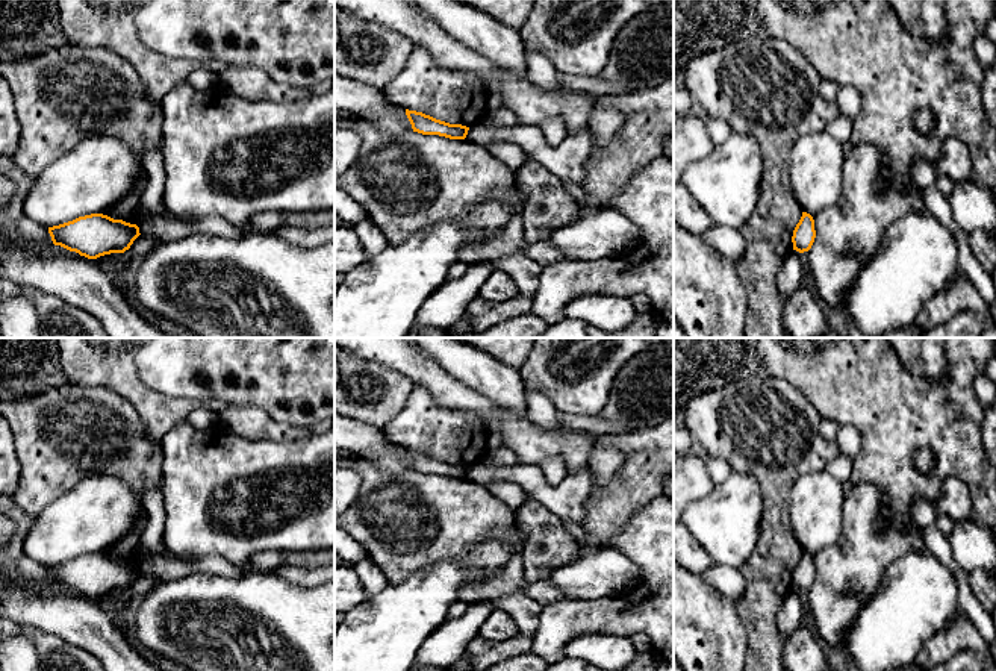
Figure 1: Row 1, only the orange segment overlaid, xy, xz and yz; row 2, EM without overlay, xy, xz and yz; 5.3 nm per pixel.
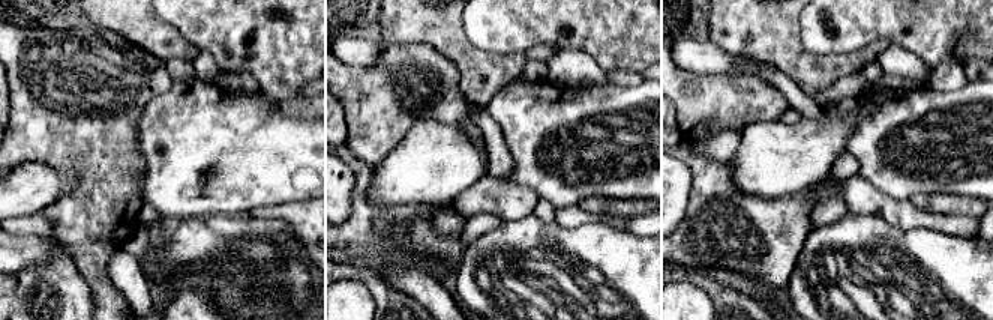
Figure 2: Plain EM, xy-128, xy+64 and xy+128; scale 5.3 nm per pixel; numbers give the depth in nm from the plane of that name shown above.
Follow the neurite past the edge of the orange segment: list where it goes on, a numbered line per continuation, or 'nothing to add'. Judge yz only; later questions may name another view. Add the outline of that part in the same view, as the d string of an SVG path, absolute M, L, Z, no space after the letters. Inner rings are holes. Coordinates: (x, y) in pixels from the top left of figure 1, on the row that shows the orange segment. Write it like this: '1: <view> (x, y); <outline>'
nothing to add

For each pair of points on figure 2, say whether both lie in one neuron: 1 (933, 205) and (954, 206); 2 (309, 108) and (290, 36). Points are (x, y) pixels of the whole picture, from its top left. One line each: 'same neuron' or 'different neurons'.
1: same neuron
2: different neurons

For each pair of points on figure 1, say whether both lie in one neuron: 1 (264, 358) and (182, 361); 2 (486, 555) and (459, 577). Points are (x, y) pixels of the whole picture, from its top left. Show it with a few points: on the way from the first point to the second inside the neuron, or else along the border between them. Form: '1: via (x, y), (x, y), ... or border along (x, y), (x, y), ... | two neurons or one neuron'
1: via (244, 358), (202, 358) | one neuron
2: via (480, 561), (465, 573) | one neuron

